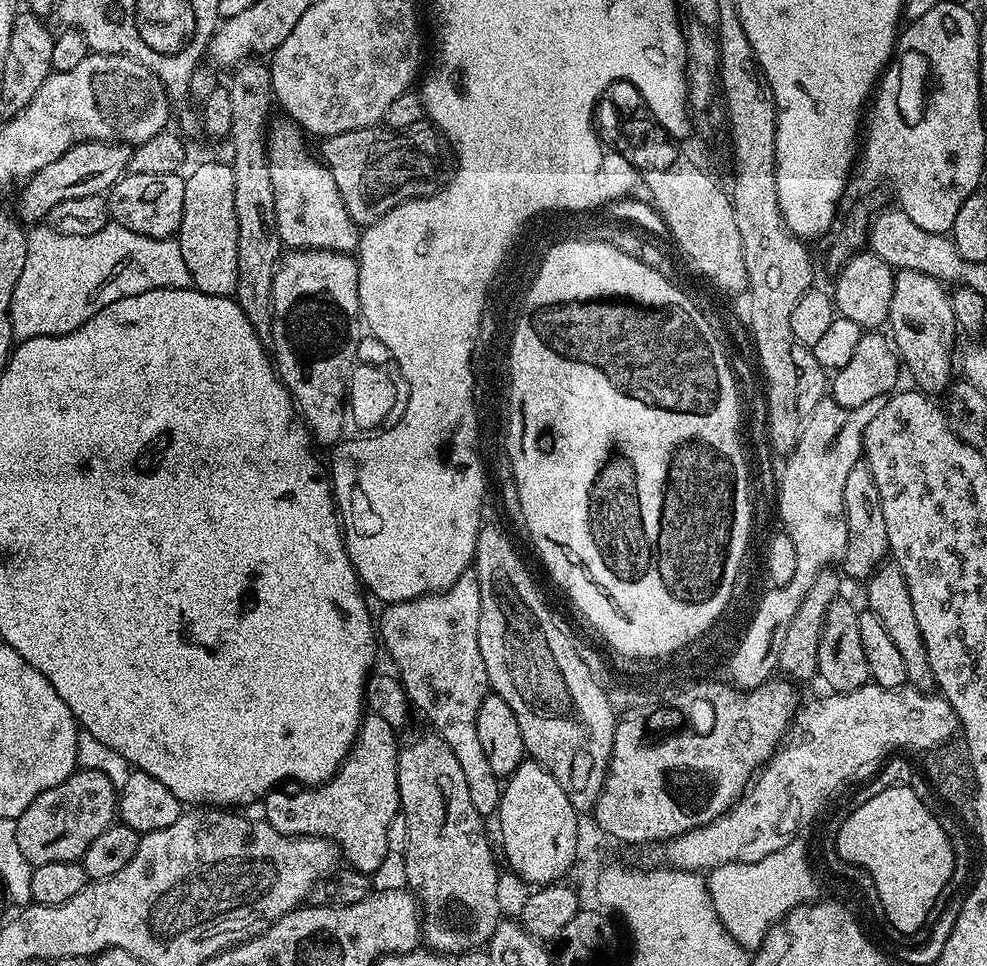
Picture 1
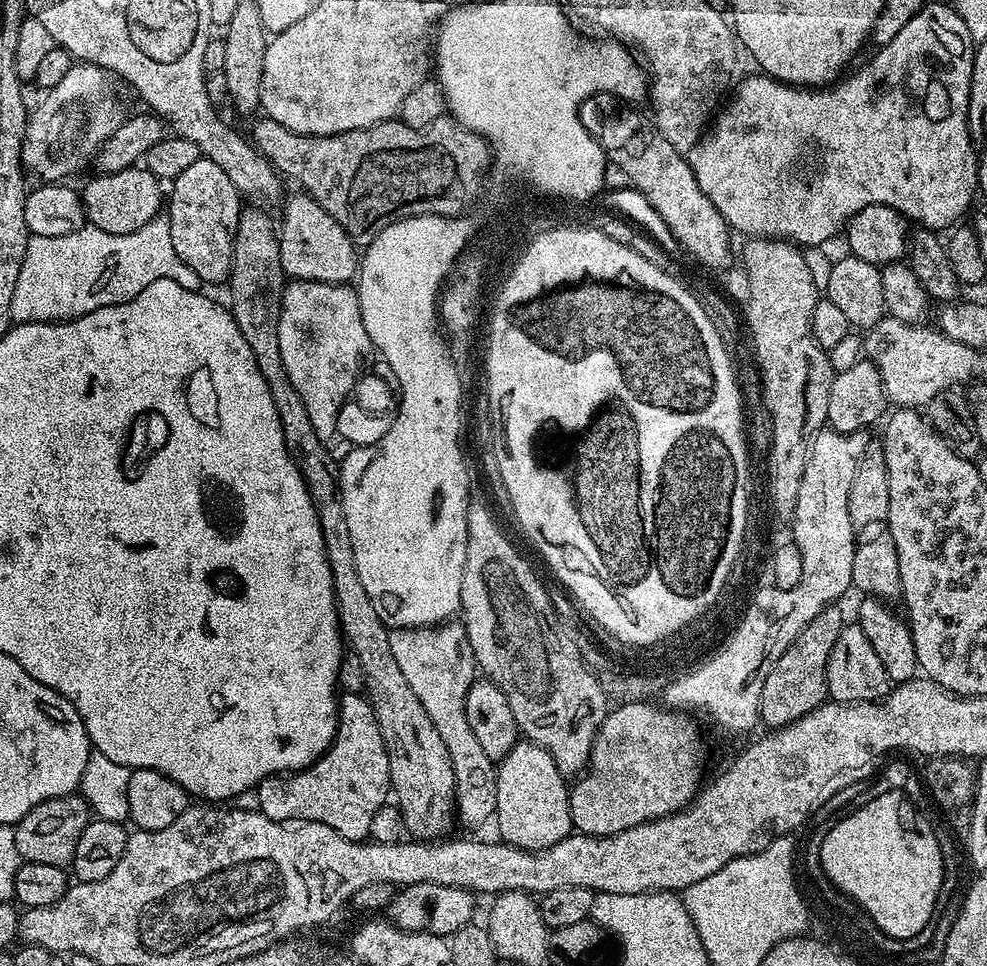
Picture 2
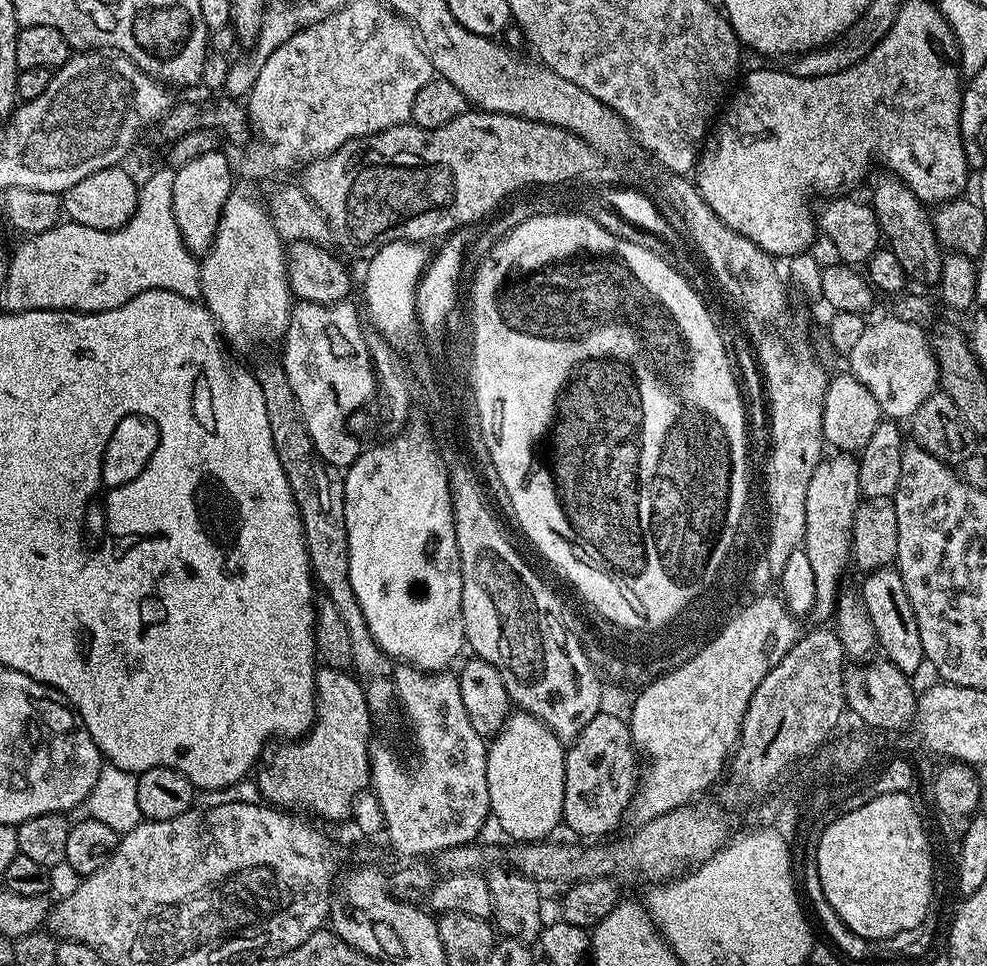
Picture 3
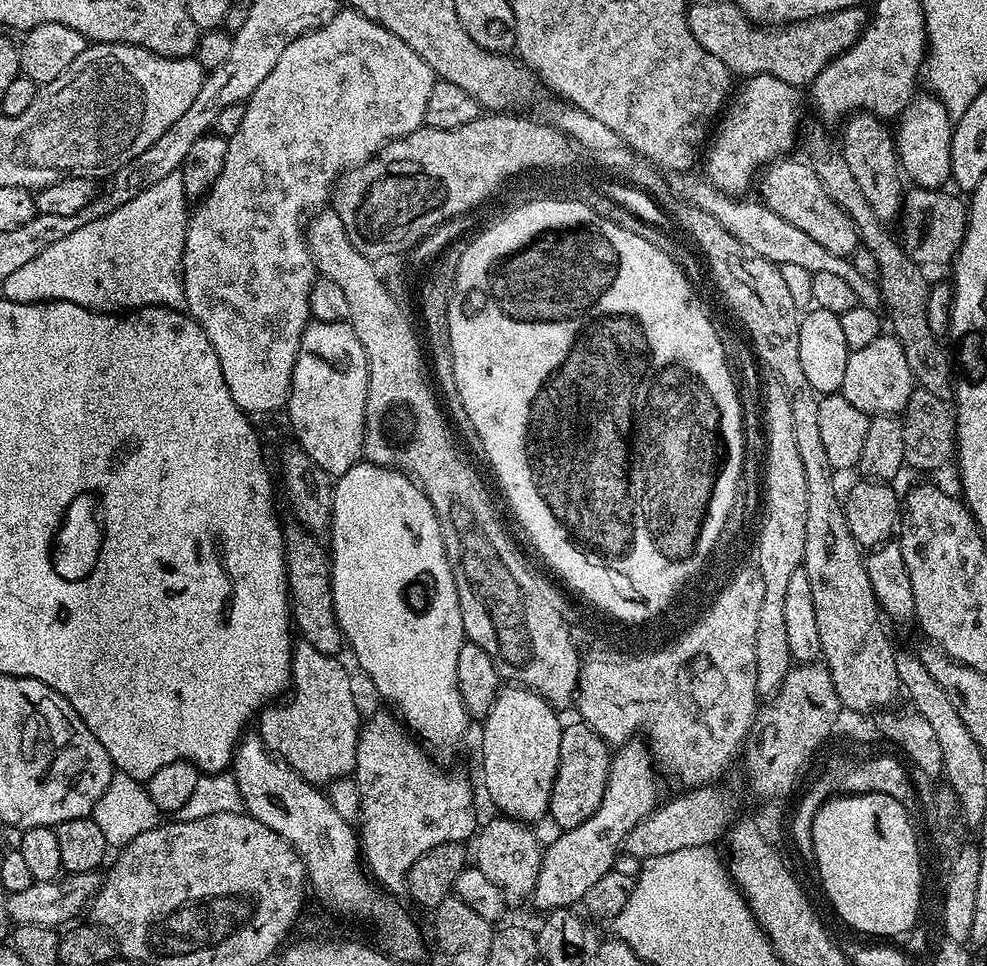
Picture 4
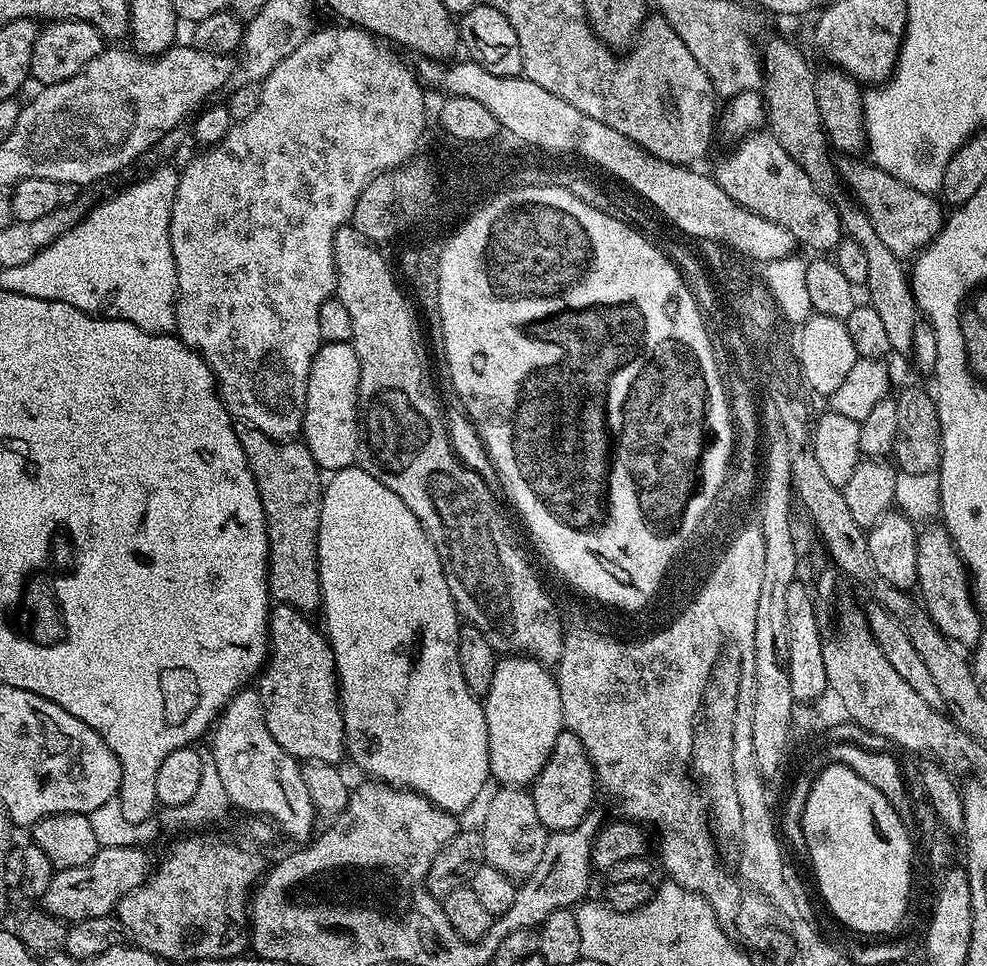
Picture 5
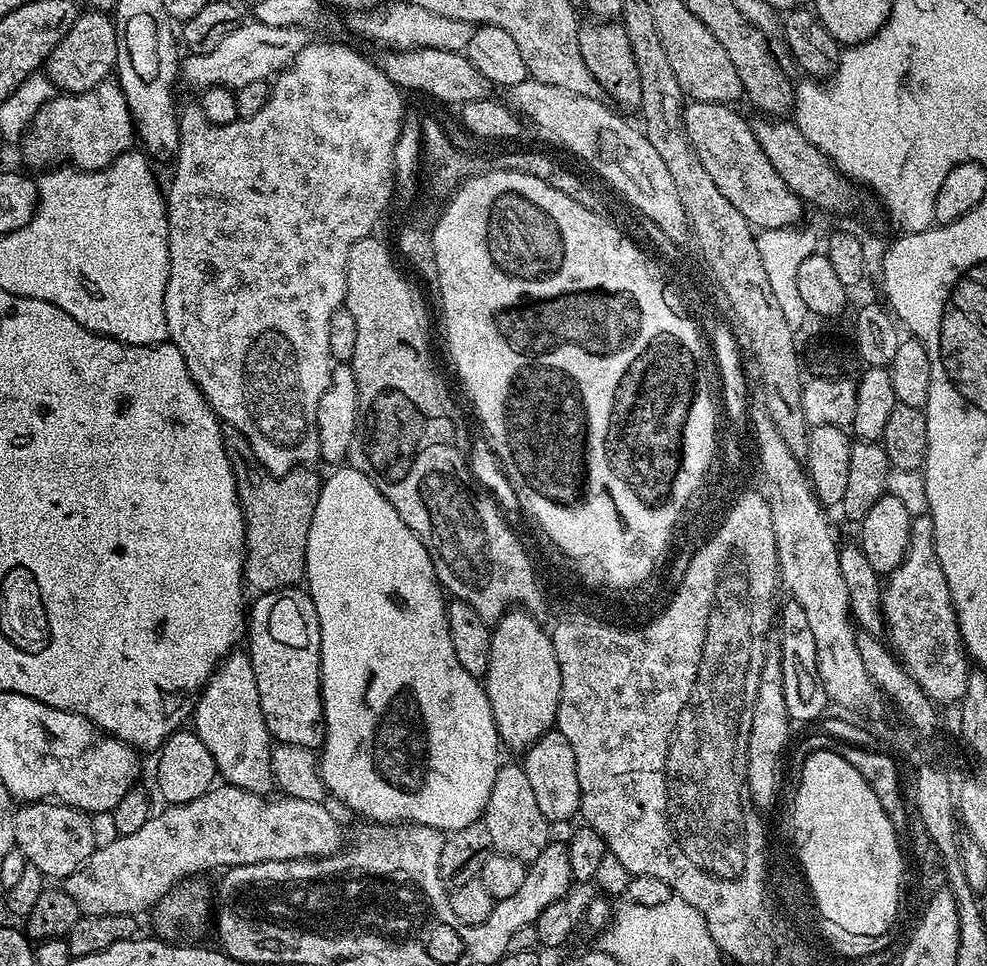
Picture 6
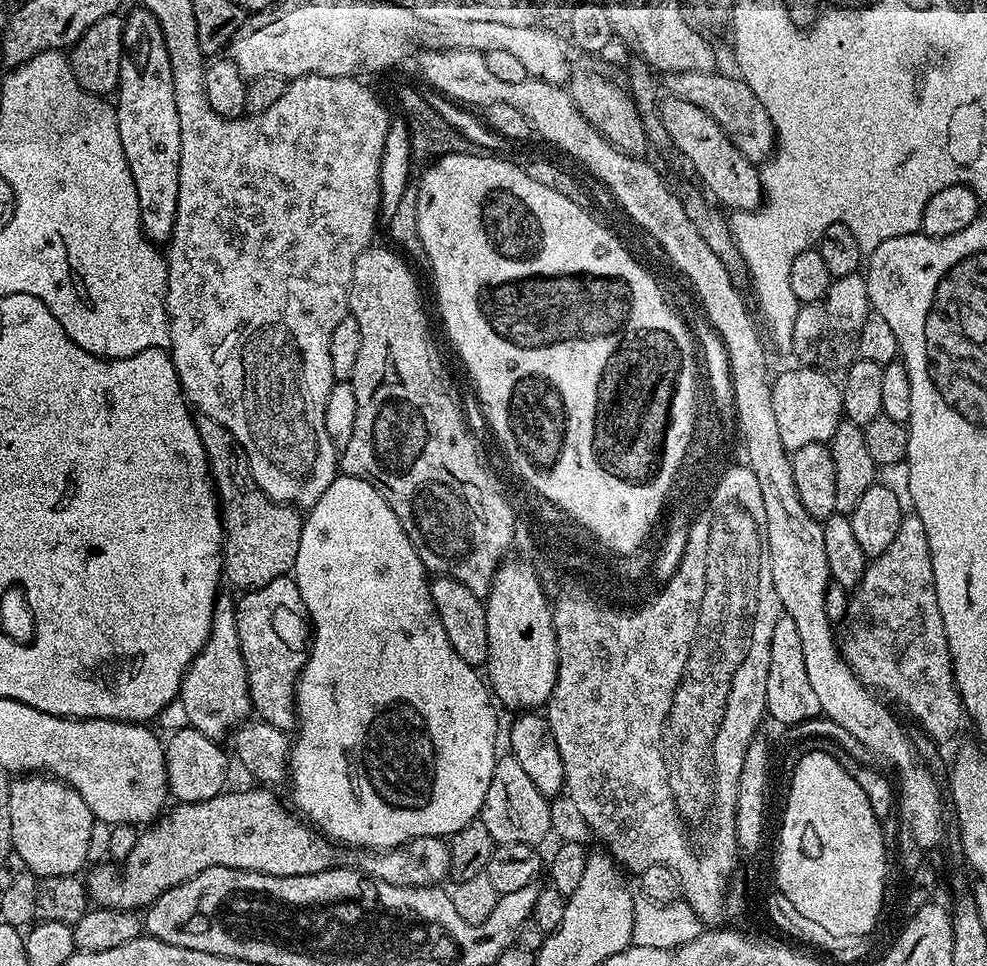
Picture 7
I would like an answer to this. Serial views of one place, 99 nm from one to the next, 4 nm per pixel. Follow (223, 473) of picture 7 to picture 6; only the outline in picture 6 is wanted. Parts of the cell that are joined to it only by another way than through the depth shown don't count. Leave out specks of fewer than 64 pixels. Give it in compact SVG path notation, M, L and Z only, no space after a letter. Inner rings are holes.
M221 423L220 429L224 439L224 449L234 470L240 505L244 511L244 529L246 530L246 538L244 539L244 583L249 589L252 587L253 593L256 594L273 592L283 588L295 588L305 579L306 542L310 538L310 522L314 522L314 510L318 506L322 476L312 472L316 470L308 466L295 468L293 472L288 472L285 476L270 474L260 465L258 458L252 453L250 442L244 437L243 432L225 423Z

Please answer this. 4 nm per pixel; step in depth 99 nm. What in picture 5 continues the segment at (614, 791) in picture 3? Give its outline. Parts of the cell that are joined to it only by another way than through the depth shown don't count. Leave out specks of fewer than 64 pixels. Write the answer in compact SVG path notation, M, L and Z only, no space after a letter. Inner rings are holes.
M567 730L558 734L558 742L554 742L554 750L550 750L550 758L546 758L546 766L532 781L530 791L534 810L538 810L538 818L549 833L570 830L582 822L587 812L593 811L592 799L598 796L596 772L578 734Z

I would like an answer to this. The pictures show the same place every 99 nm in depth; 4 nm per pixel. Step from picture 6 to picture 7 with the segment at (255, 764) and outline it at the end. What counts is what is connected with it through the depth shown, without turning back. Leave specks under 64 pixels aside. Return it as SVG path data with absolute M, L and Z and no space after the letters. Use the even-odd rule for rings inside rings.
M217 595L216 609L208 641L193 658L180 684L178 702L186 710L191 727L198 729L214 741L220 742L253 715L250 686L246 674L246 662L242 658L242 646L238 642L238 622L233 597Z

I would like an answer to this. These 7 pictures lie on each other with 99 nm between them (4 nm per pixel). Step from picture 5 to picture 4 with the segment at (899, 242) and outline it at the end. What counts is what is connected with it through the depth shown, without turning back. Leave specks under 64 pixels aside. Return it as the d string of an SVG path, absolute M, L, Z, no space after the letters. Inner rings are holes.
M913 187L904 193L902 211L898 217L901 248L910 259L921 266L928 264L951 265L960 253L968 229L968 209L959 195L951 196L948 190Z

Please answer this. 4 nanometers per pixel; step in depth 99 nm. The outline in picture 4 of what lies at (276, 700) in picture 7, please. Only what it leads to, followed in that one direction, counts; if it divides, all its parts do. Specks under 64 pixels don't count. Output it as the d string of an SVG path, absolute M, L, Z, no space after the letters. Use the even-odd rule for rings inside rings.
M300 642L292 650L292 682L286 698L272 702L259 713L258 734L269 752L278 754L304 780L327 786L356 770L362 715L356 705L352 676L340 658L322 654Z

